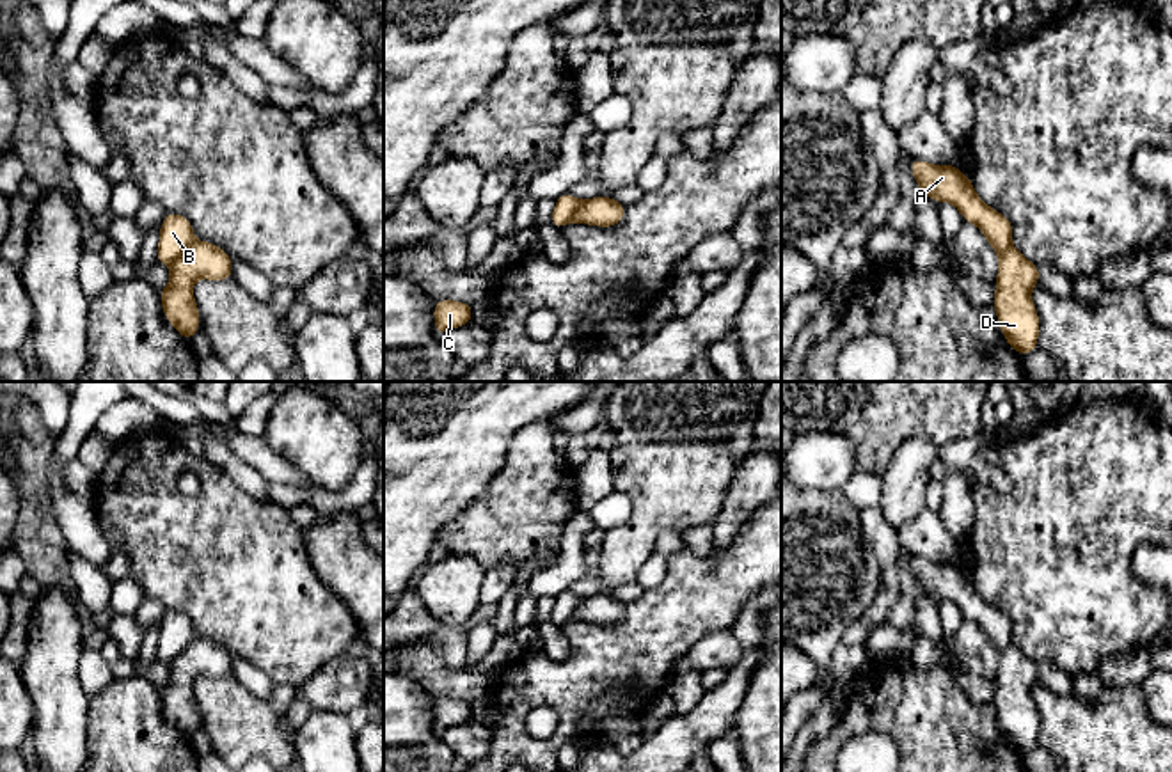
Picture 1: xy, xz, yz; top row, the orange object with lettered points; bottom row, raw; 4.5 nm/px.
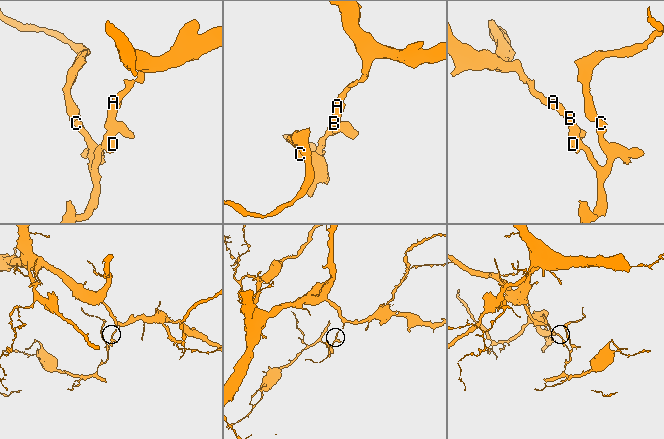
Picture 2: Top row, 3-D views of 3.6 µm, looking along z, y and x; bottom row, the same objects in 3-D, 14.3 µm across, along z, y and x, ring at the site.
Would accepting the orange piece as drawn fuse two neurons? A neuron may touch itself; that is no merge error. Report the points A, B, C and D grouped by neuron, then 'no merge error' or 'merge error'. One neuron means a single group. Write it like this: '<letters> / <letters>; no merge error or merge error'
A B / C D; merge error

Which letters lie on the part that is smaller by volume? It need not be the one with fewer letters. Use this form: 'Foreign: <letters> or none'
Foreign: C, D

